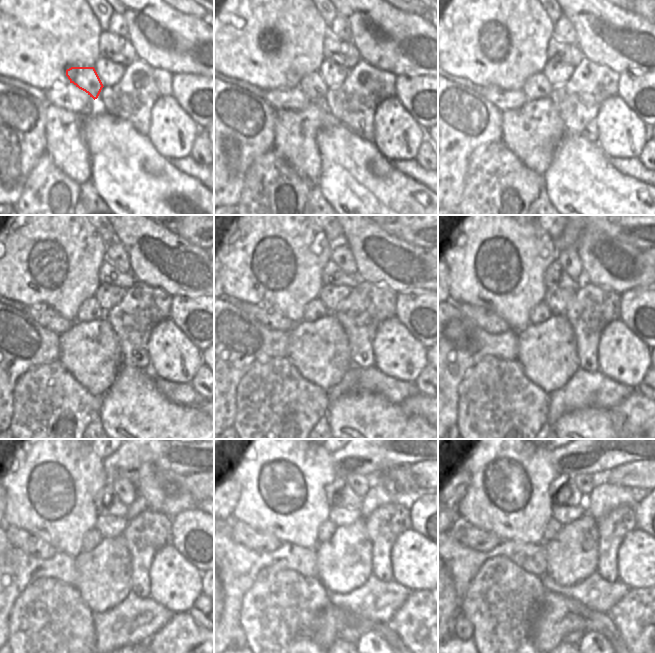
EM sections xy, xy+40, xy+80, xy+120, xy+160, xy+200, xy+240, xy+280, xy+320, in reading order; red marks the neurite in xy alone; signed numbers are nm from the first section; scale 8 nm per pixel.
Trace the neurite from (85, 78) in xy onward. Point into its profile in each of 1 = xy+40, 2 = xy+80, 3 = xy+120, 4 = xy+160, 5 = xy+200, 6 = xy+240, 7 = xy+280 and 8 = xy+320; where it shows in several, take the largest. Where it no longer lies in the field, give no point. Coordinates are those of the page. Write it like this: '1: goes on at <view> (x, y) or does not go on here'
1: goes on at xy+40 (313, 86)
2: goes on at xy+80 (537, 86)
3: goes on at xy+120 (90, 310)
4: goes on at xy+160 (315, 310)
5: goes on at xy+200 (540, 313)
6: goes on at xy+240 (92, 538)
7: goes on at xy+280 (326, 530)
8: goes on at xy+320 (552, 527)

